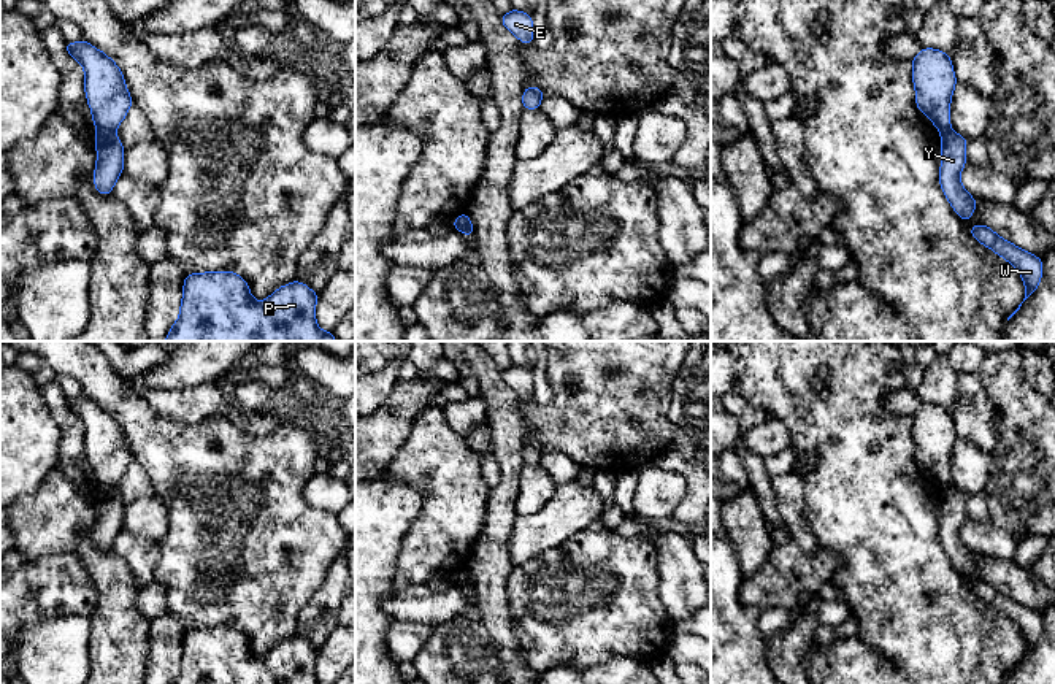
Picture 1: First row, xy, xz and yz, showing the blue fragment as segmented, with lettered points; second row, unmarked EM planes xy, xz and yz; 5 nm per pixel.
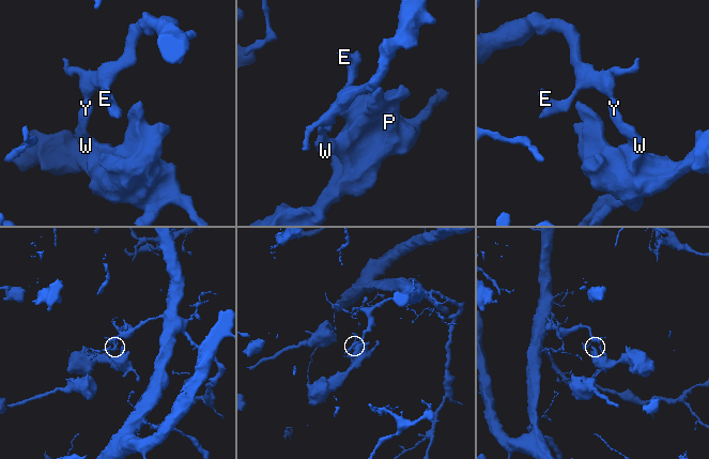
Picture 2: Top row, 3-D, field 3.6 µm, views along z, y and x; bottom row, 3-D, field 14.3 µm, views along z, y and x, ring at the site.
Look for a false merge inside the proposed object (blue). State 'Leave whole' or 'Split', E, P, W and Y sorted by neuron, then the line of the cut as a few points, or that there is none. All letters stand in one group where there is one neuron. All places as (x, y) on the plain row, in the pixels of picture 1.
Split. Groups: E / P W Y. Split along xy (97, 486), (113, 488)

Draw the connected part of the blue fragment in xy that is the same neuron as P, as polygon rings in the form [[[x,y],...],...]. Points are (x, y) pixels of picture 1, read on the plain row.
[[[233,627],[190,628],[171,684],[319,684],[316,659],[317,647],[297,635],[257,657]]]

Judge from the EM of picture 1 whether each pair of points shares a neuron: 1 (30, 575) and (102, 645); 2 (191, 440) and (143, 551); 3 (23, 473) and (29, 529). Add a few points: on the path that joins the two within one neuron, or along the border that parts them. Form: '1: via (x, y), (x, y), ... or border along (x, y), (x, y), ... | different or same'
1: border along (99, 597), (91, 616), (89, 667) | different
2: border along (157, 543), (159, 561), (153, 580) | different
3: border along (51, 470), (34, 492), (16, 500) | different

